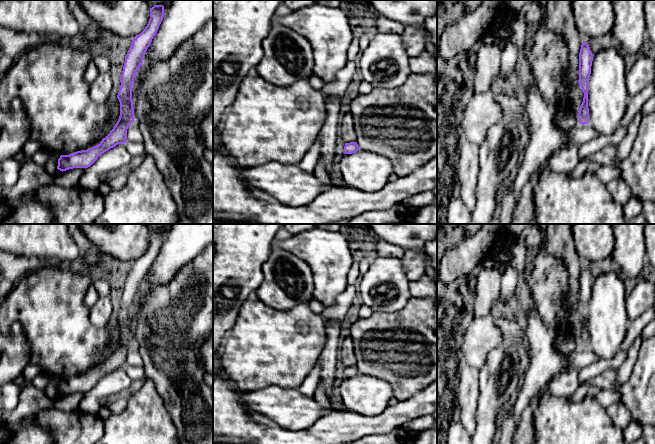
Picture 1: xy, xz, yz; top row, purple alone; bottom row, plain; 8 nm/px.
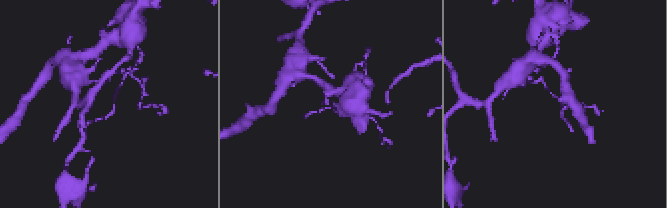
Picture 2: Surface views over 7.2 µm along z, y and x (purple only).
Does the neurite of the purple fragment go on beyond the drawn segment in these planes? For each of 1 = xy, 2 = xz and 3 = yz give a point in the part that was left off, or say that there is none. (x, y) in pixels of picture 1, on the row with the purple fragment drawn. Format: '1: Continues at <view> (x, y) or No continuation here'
1: No continuation here
2: No continuation here
3: No continuation here

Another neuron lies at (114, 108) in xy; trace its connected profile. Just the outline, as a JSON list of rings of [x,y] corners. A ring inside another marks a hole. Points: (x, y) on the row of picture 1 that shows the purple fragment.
[[[116,98],[114,103],[107,103],[107,106],[109,110],[109,117],[107,121],[100,128],[102,135],[99,138],[95,139],[83,150],[87,150],[88,148],[91,148],[100,144],[102,139],[105,138],[110,133],[110,131],[113,129],[115,124],[117,123],[120,116],[120,102],[118,98]]]

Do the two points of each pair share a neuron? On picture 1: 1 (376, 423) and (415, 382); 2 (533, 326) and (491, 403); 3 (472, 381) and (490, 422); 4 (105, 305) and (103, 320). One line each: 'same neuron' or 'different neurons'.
1: different neurons
2: different neurons
3: different neurons
4: same neuron

